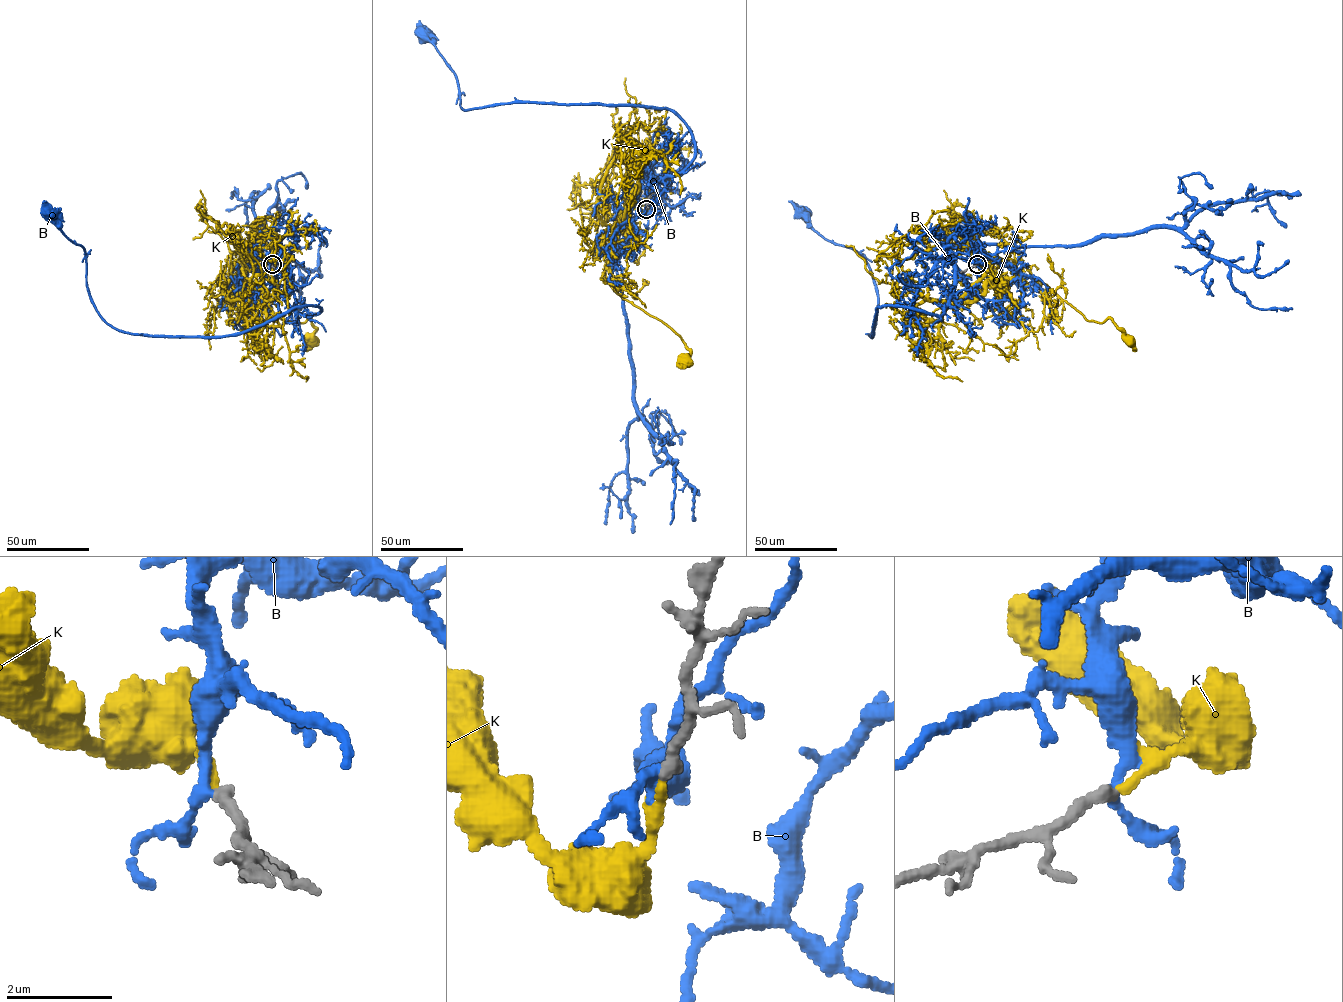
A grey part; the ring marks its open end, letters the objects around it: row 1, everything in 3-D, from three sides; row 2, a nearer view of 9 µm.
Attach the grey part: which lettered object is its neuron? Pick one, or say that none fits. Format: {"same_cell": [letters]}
{"same_cell": ["K"]}

